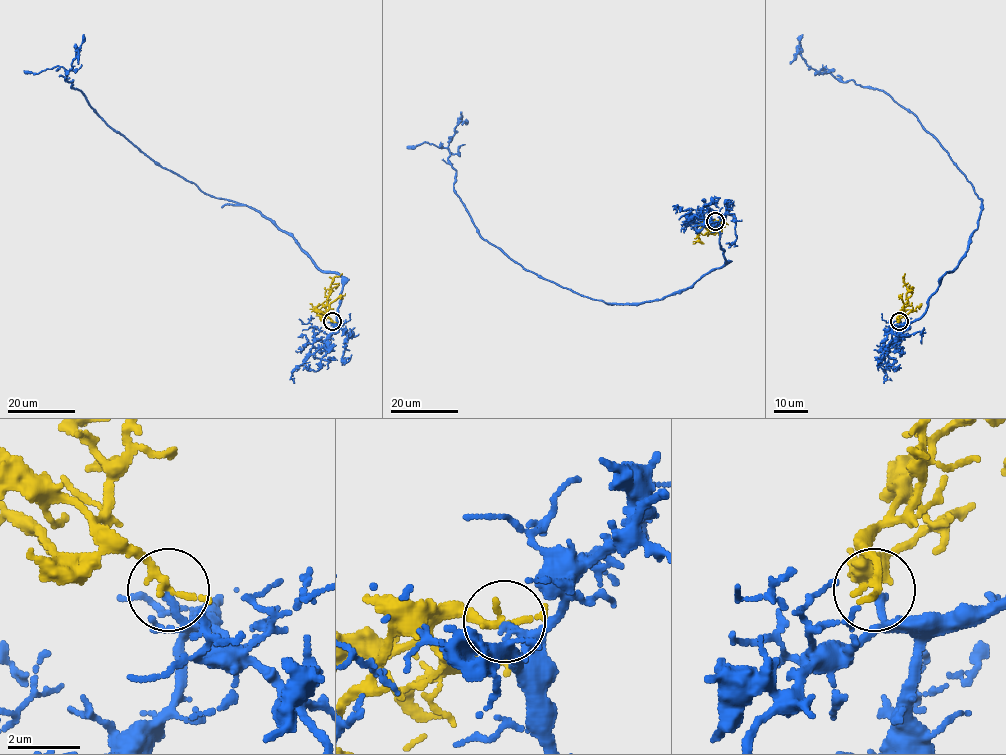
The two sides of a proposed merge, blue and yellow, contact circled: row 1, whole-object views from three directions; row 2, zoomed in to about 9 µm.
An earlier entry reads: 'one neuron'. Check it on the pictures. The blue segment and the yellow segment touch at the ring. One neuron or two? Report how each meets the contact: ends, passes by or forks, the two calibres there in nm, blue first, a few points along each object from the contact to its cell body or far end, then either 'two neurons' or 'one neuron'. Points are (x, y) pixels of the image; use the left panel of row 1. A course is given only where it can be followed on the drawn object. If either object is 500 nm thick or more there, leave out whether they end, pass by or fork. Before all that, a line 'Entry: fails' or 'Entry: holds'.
Entry: holds
blue ends there; yellow passes by; 200 nm thick on the blue side, 200 nm on the other; blue runs (332, 321), (338, 274), (322, 271), (259, 213), (156, 164), (71, 86), (66, 73), (83, 34); yellow runs (332, 321), (324, 307), (333, 279), (342, 274); one neuron

